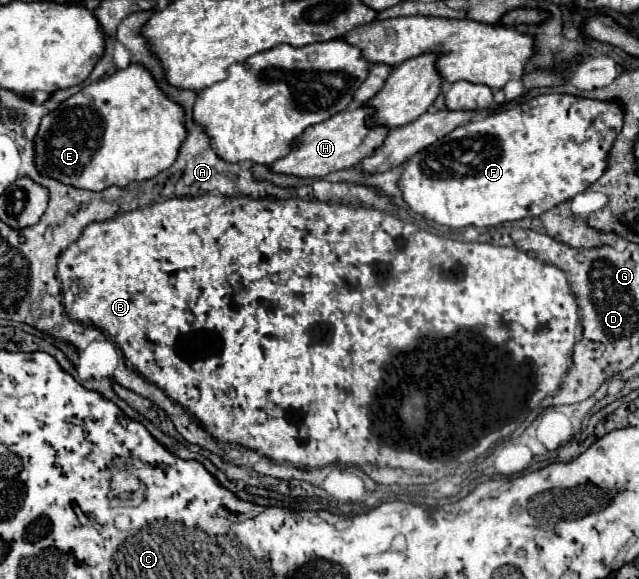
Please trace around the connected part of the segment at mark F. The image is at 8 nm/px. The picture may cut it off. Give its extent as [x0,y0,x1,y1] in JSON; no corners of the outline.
[399,95,623,229]

